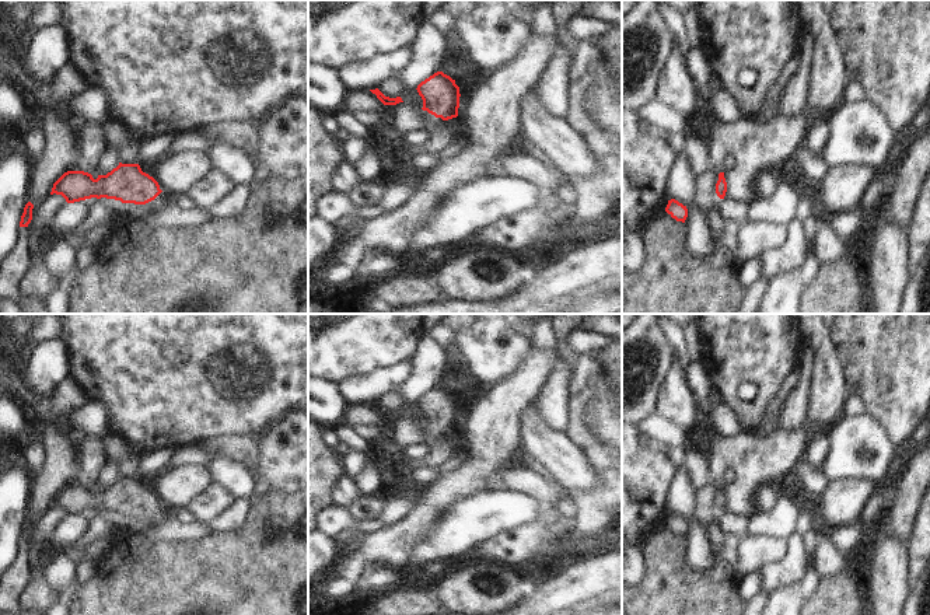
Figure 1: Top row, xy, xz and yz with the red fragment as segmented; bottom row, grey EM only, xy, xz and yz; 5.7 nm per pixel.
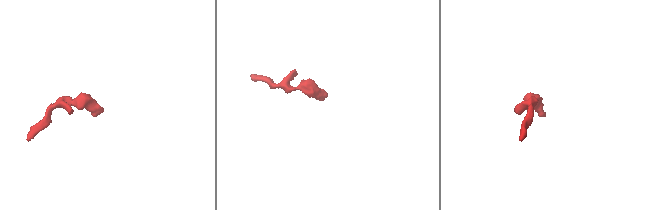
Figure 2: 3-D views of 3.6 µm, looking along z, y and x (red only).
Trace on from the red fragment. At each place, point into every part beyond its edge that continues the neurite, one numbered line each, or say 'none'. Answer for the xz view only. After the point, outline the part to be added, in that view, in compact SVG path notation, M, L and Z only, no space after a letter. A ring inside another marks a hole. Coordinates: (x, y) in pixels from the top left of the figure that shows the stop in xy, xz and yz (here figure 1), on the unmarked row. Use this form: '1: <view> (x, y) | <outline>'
1: xz (429, 434) | M422 423L422 434L423 434L422 444L430 444L433 440L440 438L443 436L441 431L436 431L434 429L423 423Z

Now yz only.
none

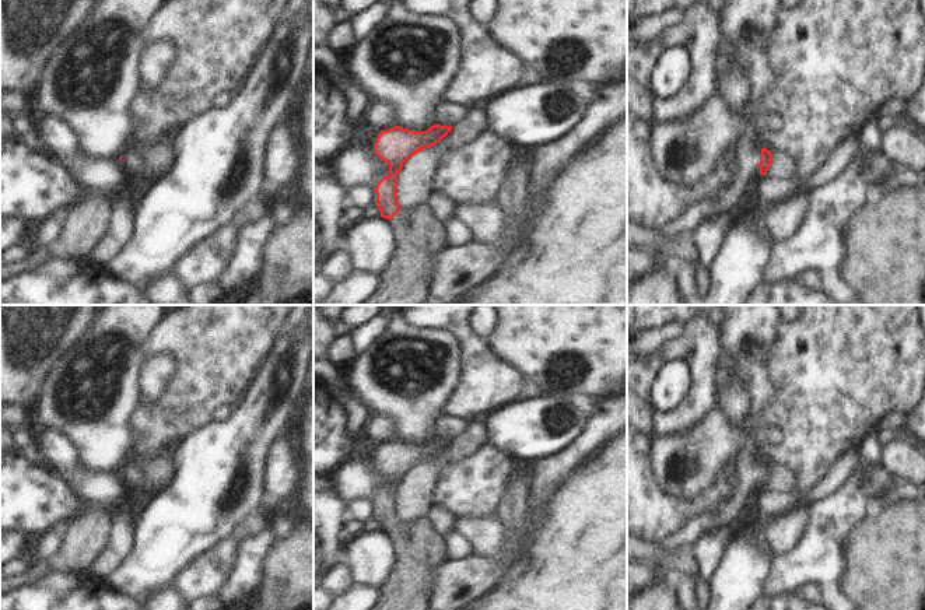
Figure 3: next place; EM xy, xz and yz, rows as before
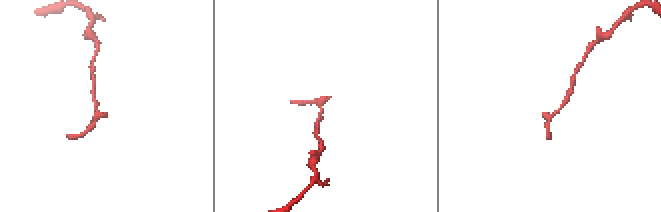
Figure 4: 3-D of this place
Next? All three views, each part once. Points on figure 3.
1: yz (746, 480) | M744 449L735 464L735 492L730 497L729 505L721 512L716 525L704 532L715 532L726 525L730 525L746 505L747 497L760 487L761 460L749 449Z

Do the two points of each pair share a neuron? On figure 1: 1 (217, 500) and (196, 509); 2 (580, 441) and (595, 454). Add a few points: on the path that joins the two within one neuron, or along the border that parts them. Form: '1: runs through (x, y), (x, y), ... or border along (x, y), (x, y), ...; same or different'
1: runs through (212, 502), (202, 509); same
2: runs through (584, 443), (591, 450); same

